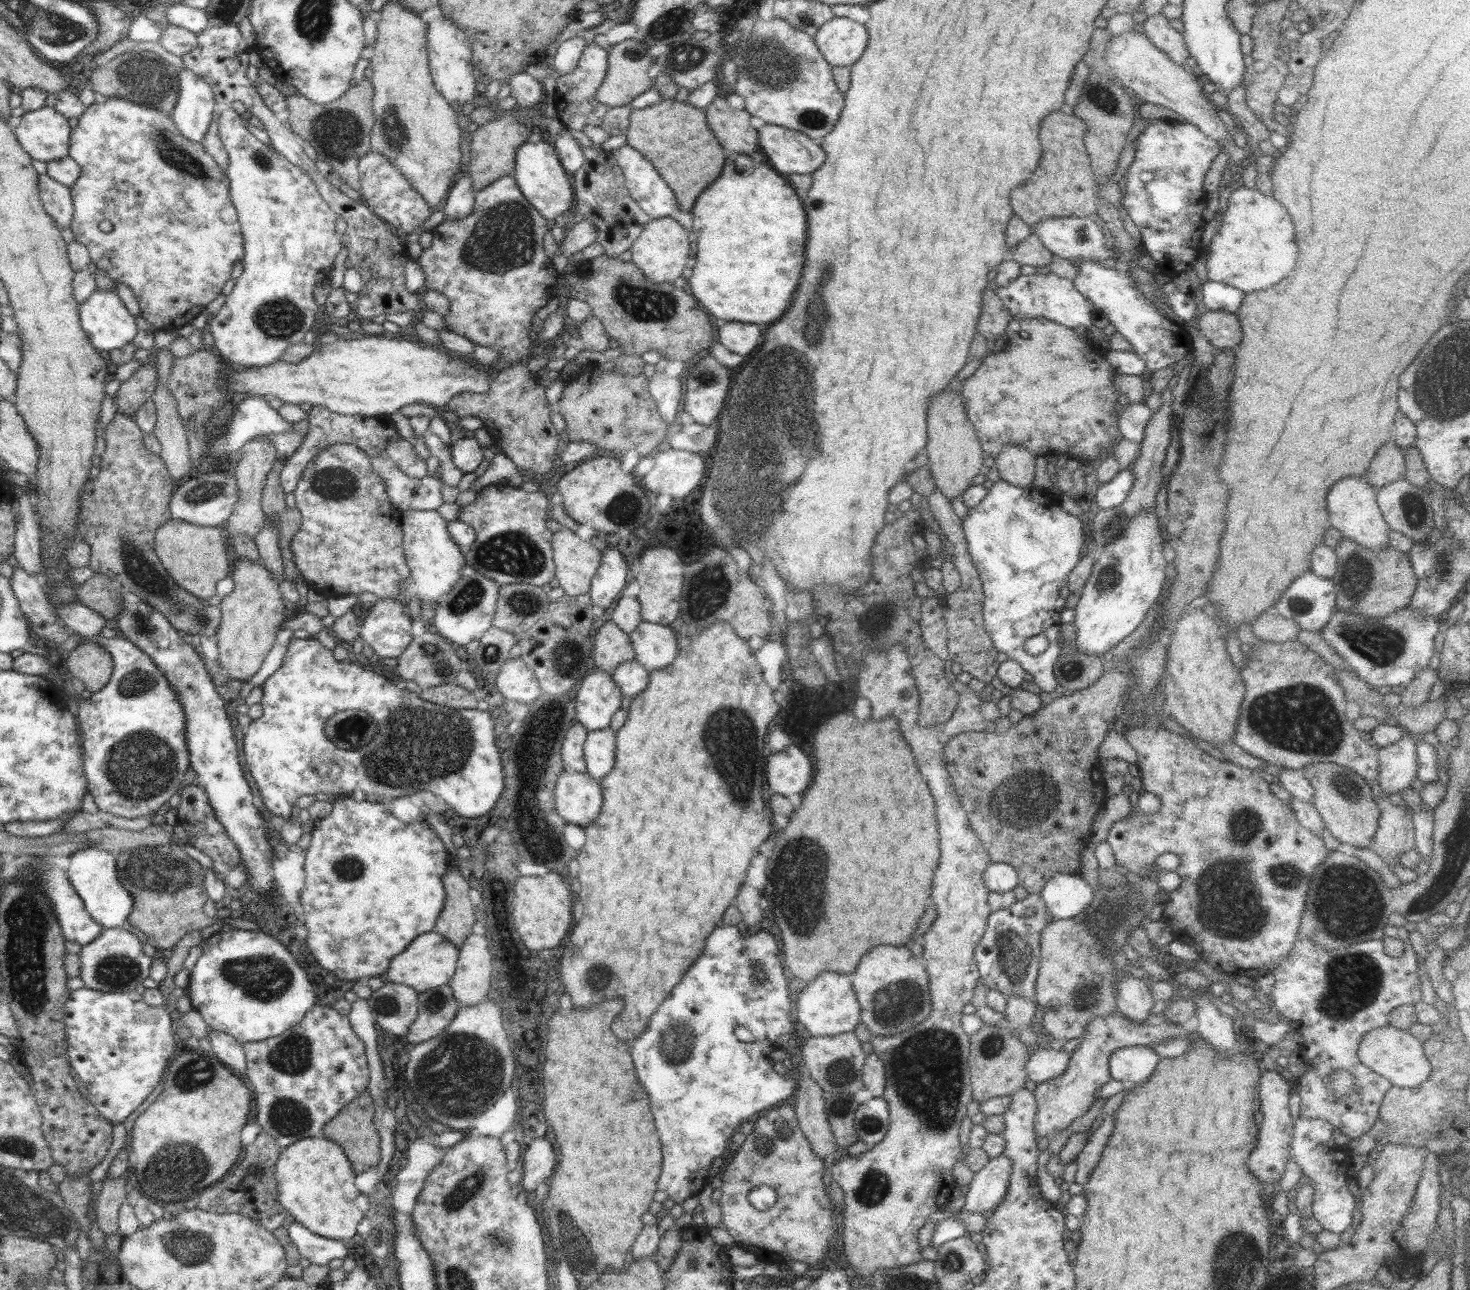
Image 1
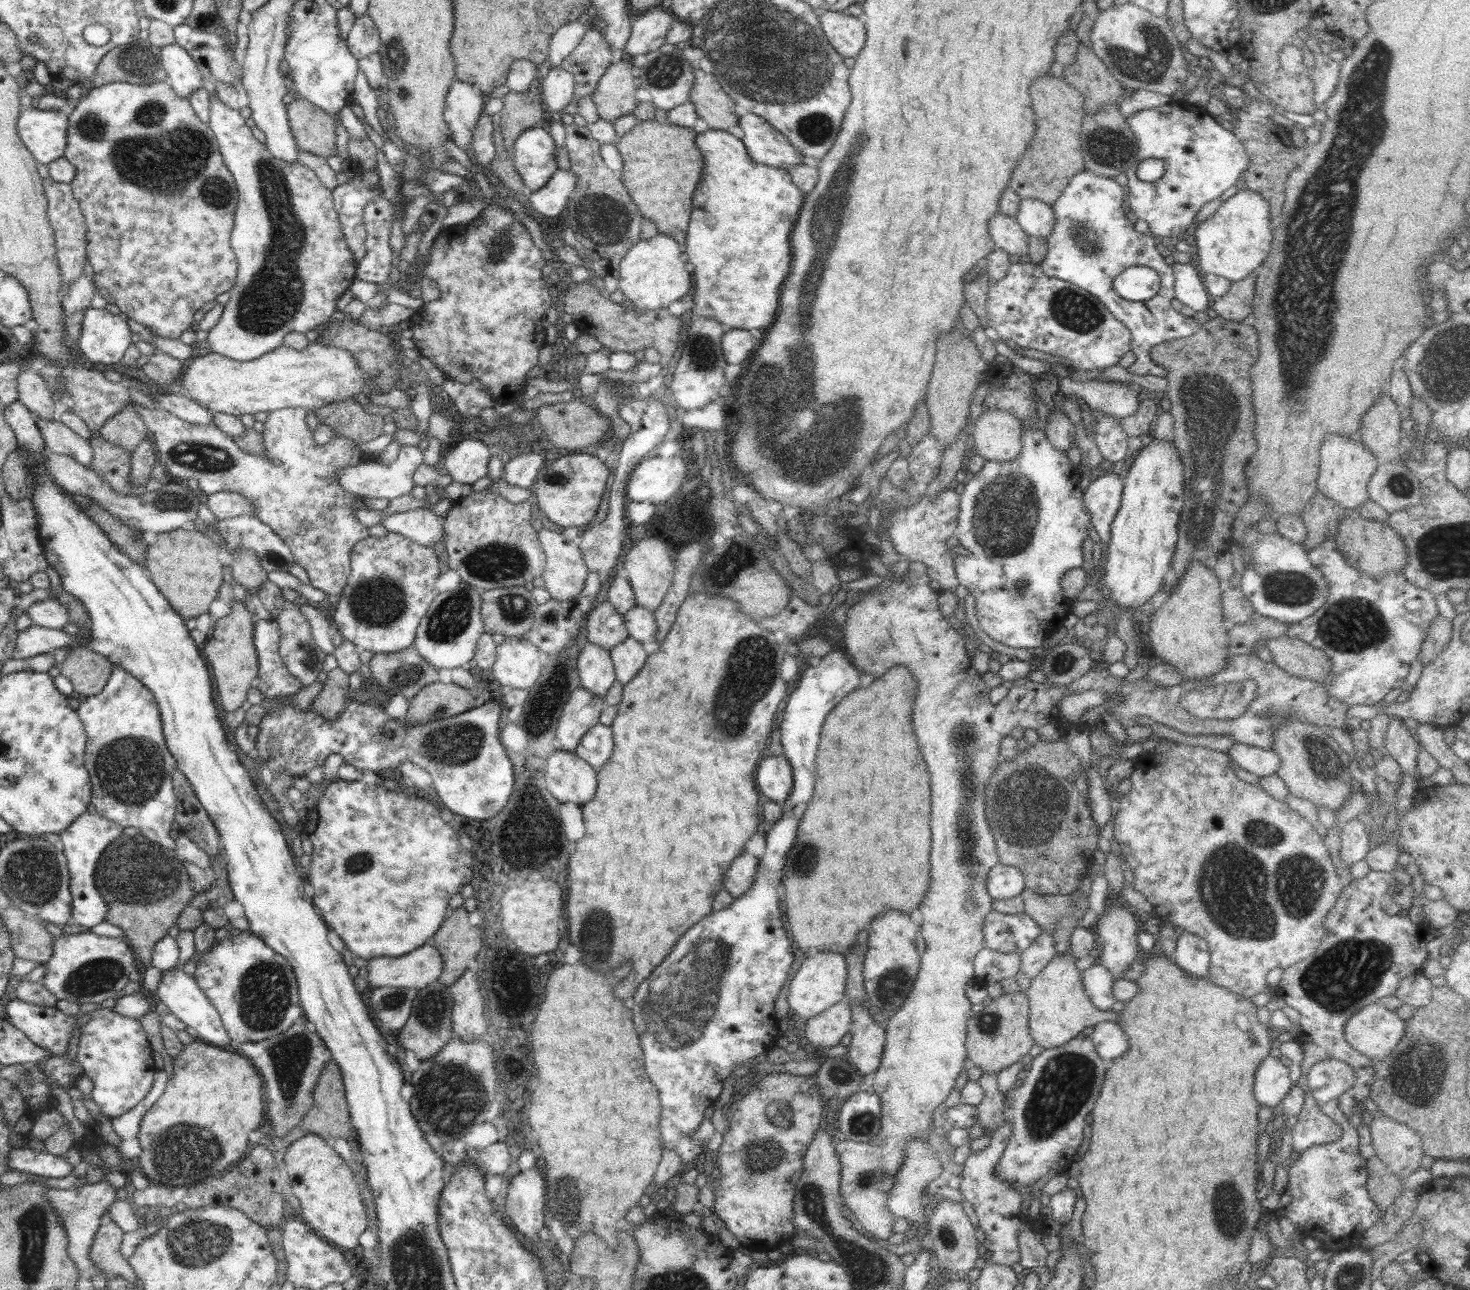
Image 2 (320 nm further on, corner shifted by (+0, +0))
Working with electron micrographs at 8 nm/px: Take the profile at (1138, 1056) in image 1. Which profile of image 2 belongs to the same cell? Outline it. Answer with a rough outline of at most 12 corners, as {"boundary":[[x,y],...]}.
{"boundary":[[1114,1021],[1094,1025],[1089,1036],[1106,1061],[1122,1056],[1129,1042]]}

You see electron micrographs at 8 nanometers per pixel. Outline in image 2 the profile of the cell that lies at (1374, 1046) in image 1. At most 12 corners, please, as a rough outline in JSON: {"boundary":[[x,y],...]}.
{"boundary":[[1380,1002],[1360,1008],[1345,1039],[1382,1060],[1404,1036],[1404,1020]]}

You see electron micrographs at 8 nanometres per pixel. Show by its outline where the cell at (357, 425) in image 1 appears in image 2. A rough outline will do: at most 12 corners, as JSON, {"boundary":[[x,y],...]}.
{"boundary":[[215,492],[204,500],[217,520],[256,517],[250,499]]}

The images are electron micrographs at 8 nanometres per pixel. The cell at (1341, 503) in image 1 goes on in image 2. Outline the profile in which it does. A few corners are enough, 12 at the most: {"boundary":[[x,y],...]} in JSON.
{"boundary":[[1350,436],[1320,446],[1317,488],[1339,506],[1369,500],[1377,458]]}

